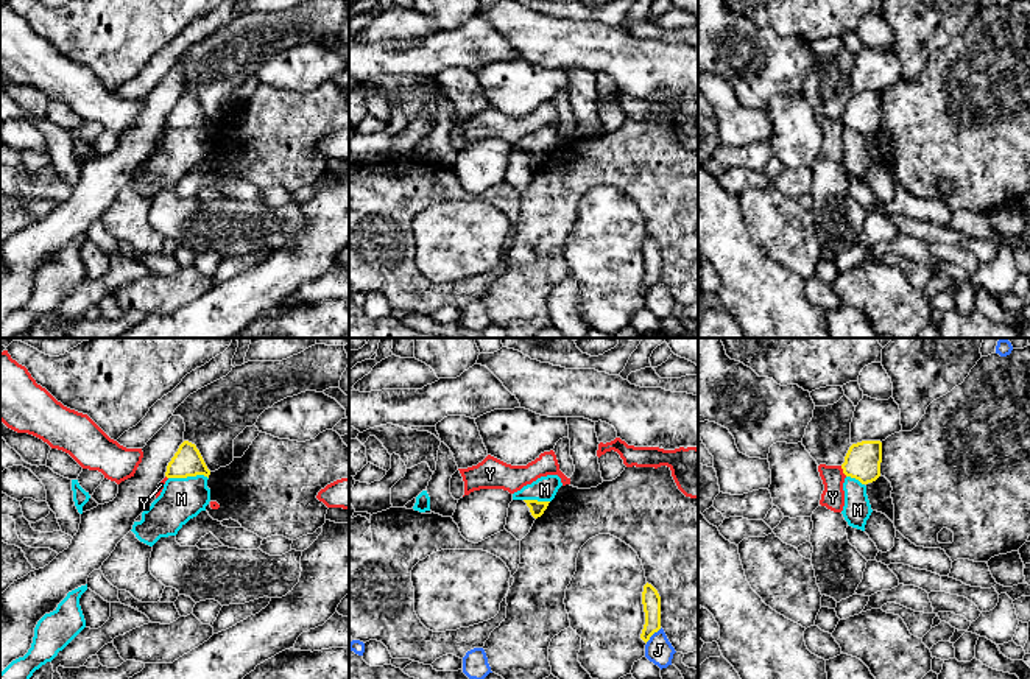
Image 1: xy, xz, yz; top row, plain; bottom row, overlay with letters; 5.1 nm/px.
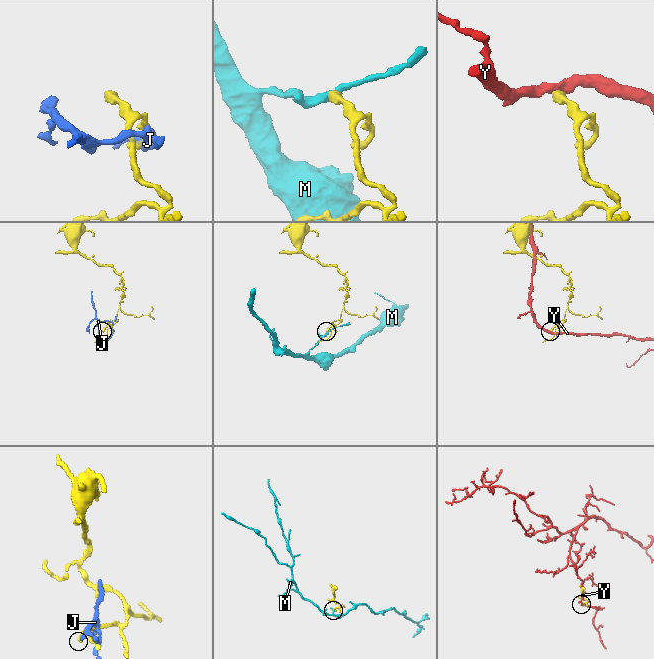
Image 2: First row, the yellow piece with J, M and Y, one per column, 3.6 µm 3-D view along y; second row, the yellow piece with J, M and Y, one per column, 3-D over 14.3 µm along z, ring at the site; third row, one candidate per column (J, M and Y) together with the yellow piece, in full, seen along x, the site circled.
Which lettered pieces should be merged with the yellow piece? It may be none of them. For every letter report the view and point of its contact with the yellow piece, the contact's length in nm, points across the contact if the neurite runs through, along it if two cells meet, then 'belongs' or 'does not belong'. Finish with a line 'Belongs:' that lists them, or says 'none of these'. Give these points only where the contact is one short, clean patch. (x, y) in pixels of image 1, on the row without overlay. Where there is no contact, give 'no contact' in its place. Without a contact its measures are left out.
J: contact xz (653, 284); length 120 nm; does not belong
M: contact xy (187, 126); length 200 nm; border xy (208, 128), (169, 130); does not belong
Y: contact yz (843, 122); length 70 nm; does not belong
Belongs: none of these

